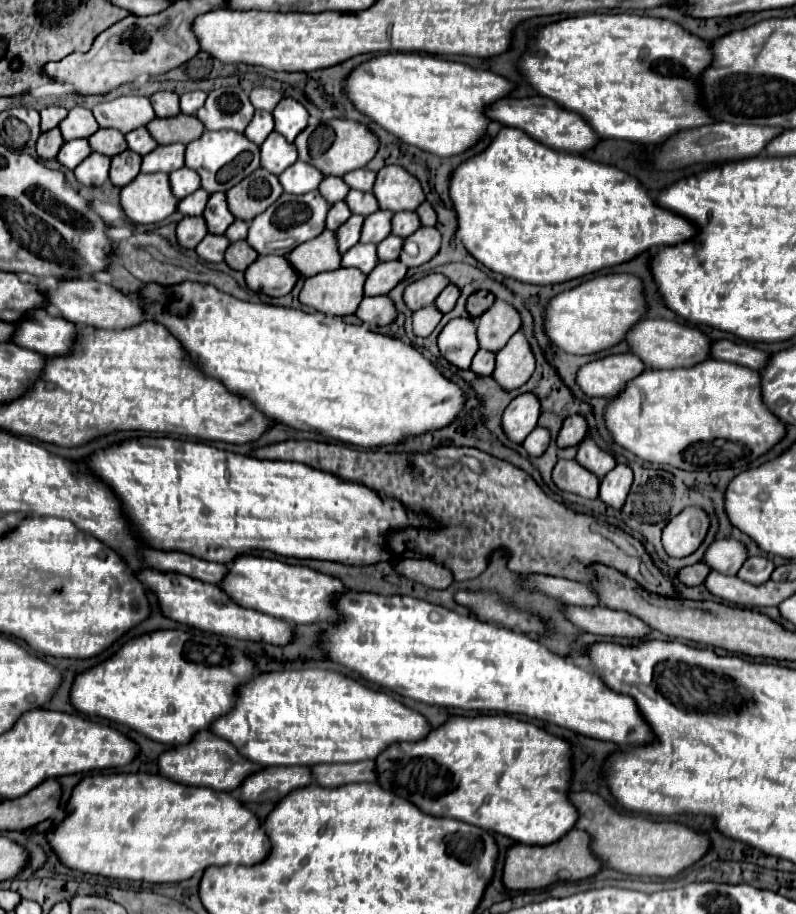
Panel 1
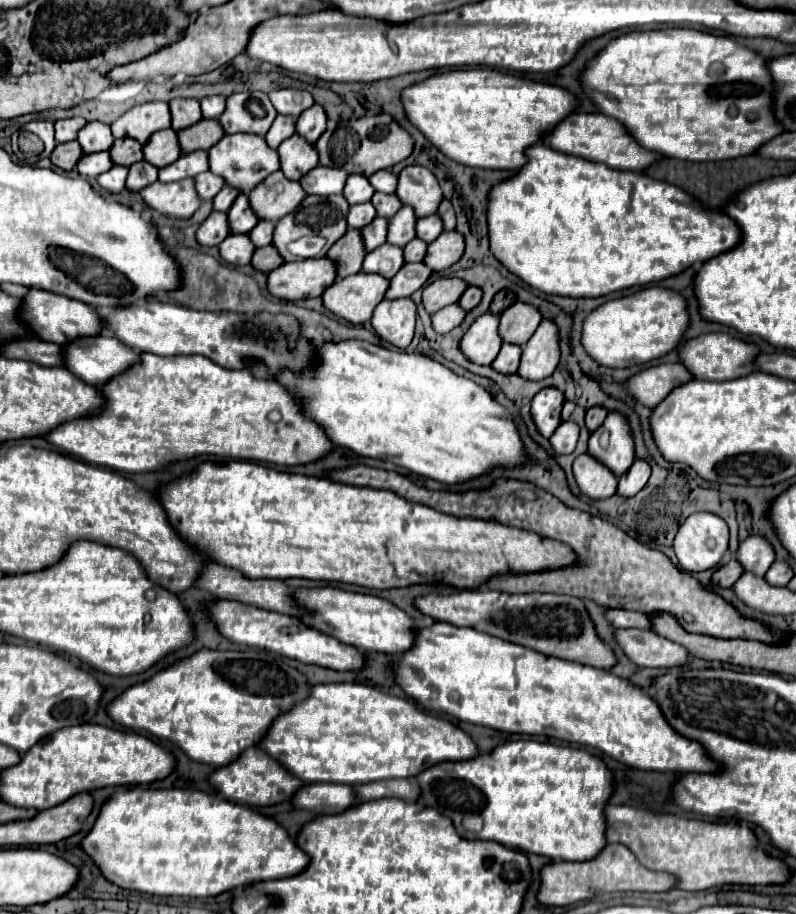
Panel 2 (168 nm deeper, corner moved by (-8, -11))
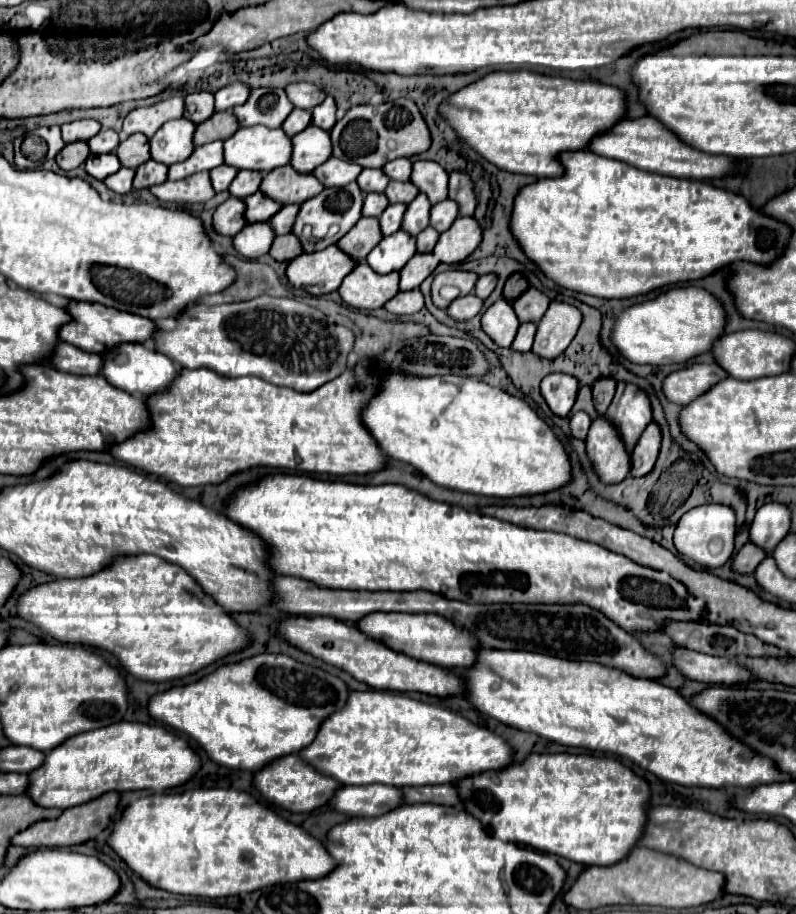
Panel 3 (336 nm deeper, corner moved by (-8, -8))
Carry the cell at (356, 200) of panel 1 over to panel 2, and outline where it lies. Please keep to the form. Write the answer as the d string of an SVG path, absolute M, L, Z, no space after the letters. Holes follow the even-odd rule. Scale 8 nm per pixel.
M375 193L373 199L371 199L373 207L377 209L377 215L379 217L393 217L399 209L401 209L401 203L397 199L397 195L387 195L387 193Z

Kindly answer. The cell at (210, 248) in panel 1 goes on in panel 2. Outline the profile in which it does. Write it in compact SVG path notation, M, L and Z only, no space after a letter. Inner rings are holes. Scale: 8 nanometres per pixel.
M229 235L221 245L219 245L219 253L221 259L229 265L241 267L247 265L251 261L255 247L251 243L251 239L247 235Z

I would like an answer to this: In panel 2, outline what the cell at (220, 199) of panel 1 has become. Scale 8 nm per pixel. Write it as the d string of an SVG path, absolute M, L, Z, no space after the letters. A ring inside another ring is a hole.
M239 193L235 203L229 207L227 211L227 217L229 217L229 231L235 235L235 233L249 233L255 225L257 225L257 217L255 213L251 211L249 207L249 201L247 201L247 195Z

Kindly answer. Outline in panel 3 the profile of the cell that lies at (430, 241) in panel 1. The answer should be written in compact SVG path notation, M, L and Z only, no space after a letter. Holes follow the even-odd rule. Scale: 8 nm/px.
M459 216L453 226L439 236L433 254L439 262L459 264L479 246L481 238L483 230L479 228L479 222L471 216Z

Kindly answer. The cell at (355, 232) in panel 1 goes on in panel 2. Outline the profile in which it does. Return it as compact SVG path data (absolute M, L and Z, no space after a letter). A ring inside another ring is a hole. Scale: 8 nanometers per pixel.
M375 217L367 227L361 229L365 251L373 251L379 245L383 245L385 243L385 235L387 235L387 219Z

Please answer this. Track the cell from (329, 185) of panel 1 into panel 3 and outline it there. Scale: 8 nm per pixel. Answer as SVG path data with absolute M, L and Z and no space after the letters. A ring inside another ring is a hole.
M381 168L377 170L363 170L357 178L361 190L367 194L367 192L385 192L387 184L389 184L389 176L385 176L385 172Z

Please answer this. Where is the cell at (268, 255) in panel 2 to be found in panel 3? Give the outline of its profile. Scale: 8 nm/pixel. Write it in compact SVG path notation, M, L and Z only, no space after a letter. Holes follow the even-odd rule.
M289 232L285 236L275 238L269 254L279 262L291 262L293 258L303 254L303 246L299 244L299 238L293 232Z

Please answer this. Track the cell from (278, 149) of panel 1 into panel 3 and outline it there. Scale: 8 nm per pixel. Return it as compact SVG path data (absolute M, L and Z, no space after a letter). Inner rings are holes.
M307 126L293 138L291 166L299 172L313 172L319 164L331 158L331 136L329 132Z

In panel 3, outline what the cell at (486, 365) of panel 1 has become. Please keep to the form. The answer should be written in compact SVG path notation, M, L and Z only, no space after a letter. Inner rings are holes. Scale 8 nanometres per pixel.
M531 322L521 324L521 328L519 328L519 332L517 332L511 348L517 350L517 352L529 352L531 346L533 346L535 332L537 332L537 324L531 324Z

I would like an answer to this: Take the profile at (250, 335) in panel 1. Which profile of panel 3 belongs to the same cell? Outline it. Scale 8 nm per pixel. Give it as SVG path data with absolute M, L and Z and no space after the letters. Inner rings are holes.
M391 372L385 376L381 392L365 408L363 422L391 458L409 462L435 484L459 492L491 498L519 498L547 494L573 480L569 456L551 426L541 420L541 416L523 398L511 396L505 390L493 388L475 378L461 378L453 374L411 378Z

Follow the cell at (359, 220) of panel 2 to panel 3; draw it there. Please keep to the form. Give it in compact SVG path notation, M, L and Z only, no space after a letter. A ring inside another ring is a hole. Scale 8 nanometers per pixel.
M367 194L365 204L363 204L363 216L381 216L383 210L389 206L389 200L385 194Z

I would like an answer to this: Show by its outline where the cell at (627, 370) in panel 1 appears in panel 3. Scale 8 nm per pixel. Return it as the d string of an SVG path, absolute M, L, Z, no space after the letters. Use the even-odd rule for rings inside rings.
M693 364L669 374L663 382L663 392L671 402L687 406L689 400L697 400L703 392L707 392L707 388L715 386L727 376L729 374L717 364Z

